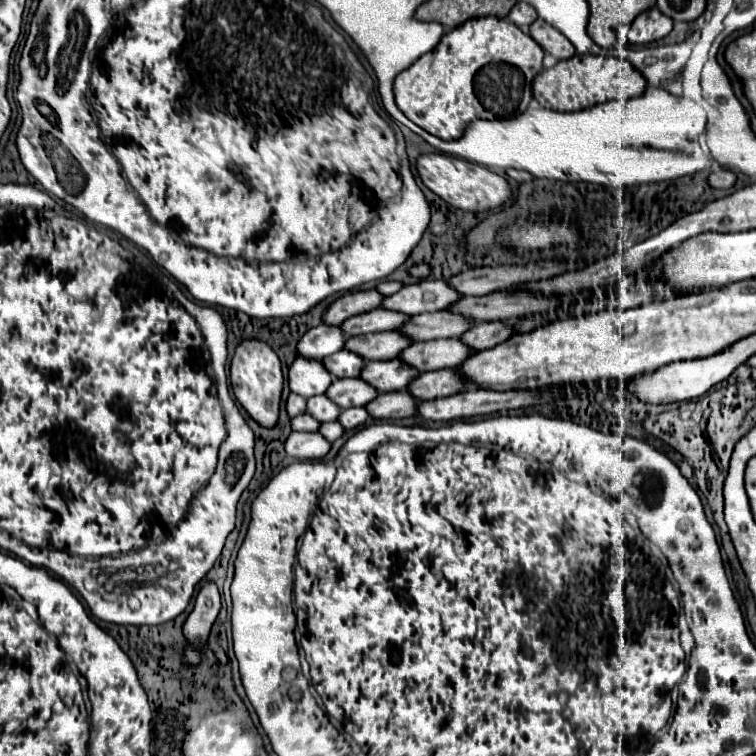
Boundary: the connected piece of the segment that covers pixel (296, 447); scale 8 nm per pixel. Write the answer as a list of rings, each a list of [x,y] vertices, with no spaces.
[[[291,433],[285,441],[285,453],[297,459],[321,459],[331,449],[331,443],[317,433]]]

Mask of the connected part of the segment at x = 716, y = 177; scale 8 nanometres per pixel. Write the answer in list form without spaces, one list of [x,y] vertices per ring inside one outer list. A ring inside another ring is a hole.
[[[721,169],[721,171],[711,173],[711,175],[707,177],[707,181],[709,181],[709,185],[711,185],[713,189],[729,189],[729,187],[733,187],[733,183],[735,183],[735,173]]]

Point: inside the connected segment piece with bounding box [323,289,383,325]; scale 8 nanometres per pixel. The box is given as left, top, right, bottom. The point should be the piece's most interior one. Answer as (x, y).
(357, 302)

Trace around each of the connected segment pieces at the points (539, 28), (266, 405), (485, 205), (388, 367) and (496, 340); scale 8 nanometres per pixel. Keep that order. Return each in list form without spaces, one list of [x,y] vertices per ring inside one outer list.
[[[537,19],[529,27],[529,35],[541,45],[545,53],[551,53],[557,59],[569,59],[575,55],[575,47],[569,43],[569,39],[565,39],[555,27],[545,23],[543,19]]]
[[[245,339],[237,345],[231,359],[231,387],[237,401],[247,409],[247,413],[263,427],[273,427],[279,415],[279,401],[283,391],[283,373],[277,353],[261,339]]]
[[[427,153],[417,157],[417,173],[427,189],[439,195],[449,205],[463,209],[463,211],[485,211],[499,207],[509,197],[509,183],[505,177],[485,169],[477,163],[469,163],[461,157],[445,155],[445,153]]]
[[[399,359],[391,361],[367,361],[359,375],[365,383],[371,387],[377,387],[379,393],[383,391],[403,391],[413,377],[417,377],[417,371],[411,367],[405,367]]]
[[[493,321],[493,323],[477,323],[477,325],[471,325],[461,335],[461,341],[471,351],[483,351],[483,349],[491,349],[491,347],[503,343],[511,335],[513,335],[513,329],[507,323]]]

